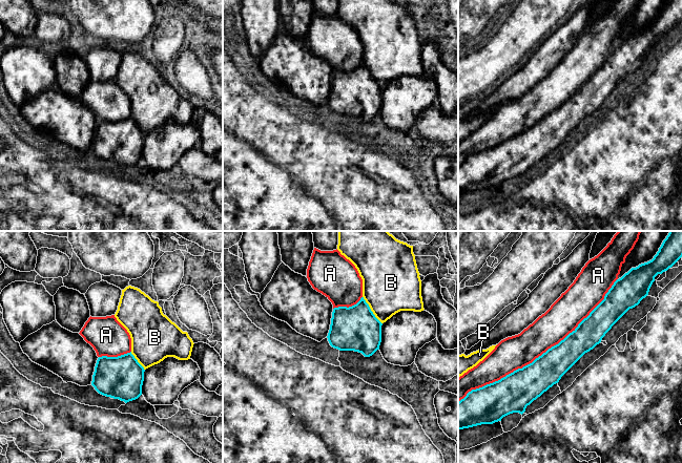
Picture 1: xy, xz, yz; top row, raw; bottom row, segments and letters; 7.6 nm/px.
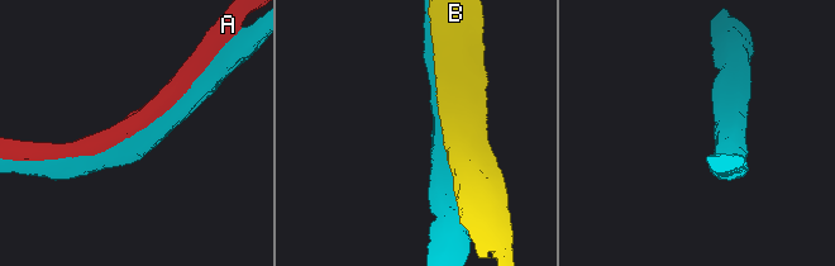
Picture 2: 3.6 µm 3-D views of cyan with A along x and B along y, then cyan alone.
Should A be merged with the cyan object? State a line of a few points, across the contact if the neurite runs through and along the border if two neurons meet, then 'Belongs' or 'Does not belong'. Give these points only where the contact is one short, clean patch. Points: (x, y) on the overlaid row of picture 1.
Does not belong

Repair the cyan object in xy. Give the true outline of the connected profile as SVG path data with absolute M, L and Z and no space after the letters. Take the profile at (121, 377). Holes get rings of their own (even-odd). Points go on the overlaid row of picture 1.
M130 353L118 357L99 357L95 366L91 385L106 397L125 403L142 395L144 367Z

